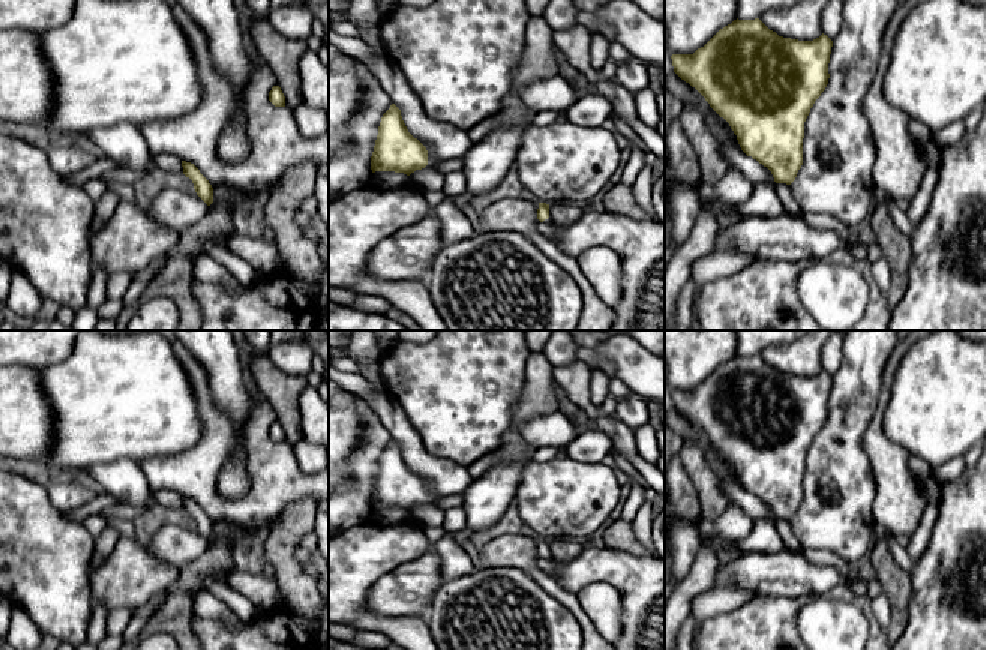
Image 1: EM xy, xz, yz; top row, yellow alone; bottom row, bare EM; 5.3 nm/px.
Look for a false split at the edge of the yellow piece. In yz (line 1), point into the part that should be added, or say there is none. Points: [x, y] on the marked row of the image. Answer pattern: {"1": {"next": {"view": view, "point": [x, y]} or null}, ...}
{"1": {"next": null}}

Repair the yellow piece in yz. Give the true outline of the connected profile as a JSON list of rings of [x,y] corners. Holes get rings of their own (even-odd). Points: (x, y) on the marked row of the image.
[[[737,18],[693,54],[672,54],[671,59],[674,72],[695,87],[710,107],[729,123],[741,150],[767,167],[776,183],[791,185],[803,165],[804,122],[828,84],[831,47],[833,41],[824,33],[813,41],[798,41],[779,36],[759,18]]]

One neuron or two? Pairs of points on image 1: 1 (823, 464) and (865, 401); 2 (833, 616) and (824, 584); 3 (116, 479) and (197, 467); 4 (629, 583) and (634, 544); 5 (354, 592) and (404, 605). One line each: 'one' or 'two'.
1: one
2: two
3: two
4: two
5: two

